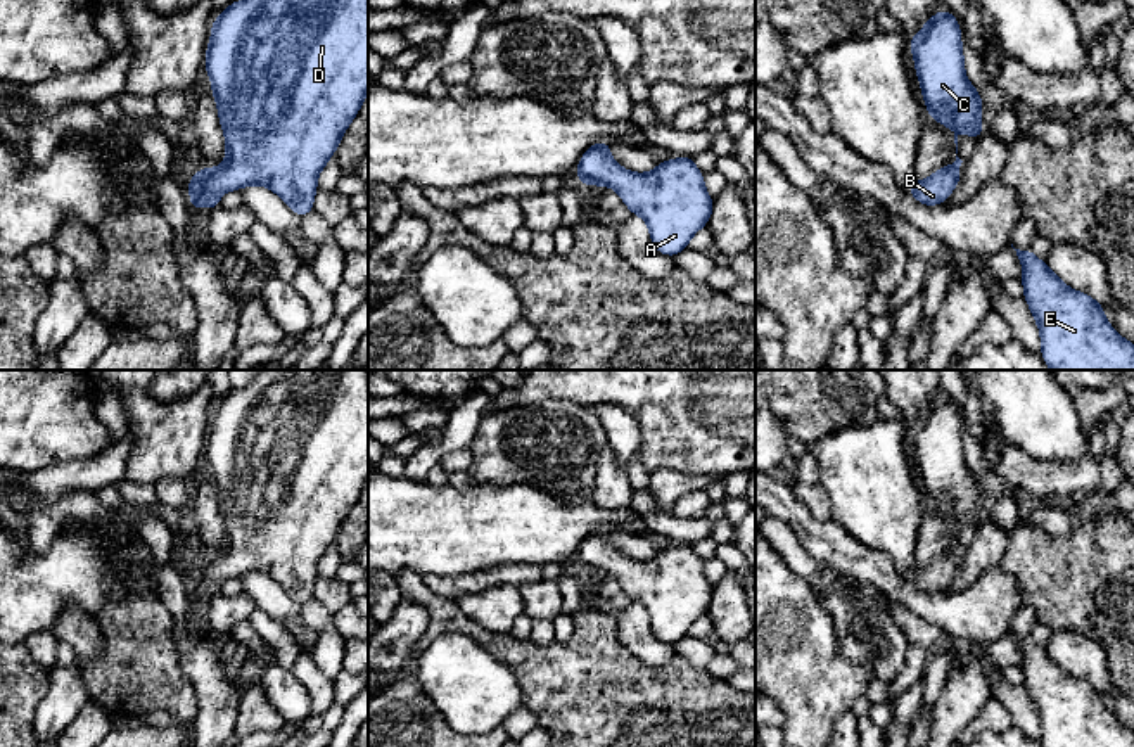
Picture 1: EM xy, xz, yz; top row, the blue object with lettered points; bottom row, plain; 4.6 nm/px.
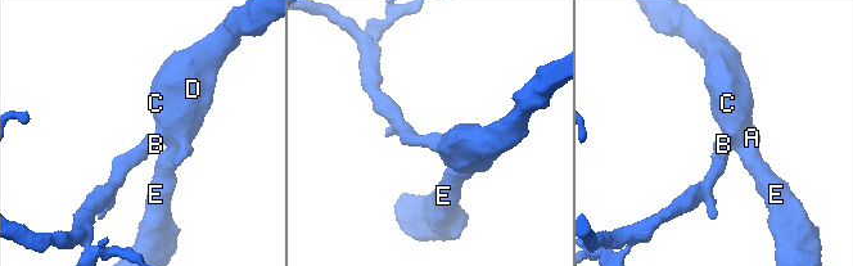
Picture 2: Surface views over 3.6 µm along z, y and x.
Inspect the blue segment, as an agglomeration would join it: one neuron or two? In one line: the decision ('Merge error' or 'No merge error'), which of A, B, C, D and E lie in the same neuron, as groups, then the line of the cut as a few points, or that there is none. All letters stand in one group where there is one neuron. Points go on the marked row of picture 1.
No merge error. Groups: A B C D E. No split

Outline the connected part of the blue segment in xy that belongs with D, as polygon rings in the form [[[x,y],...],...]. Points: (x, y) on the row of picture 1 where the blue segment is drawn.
[[[240,0],[213,22],[206,73],[218,104],[226,154],[220,168],[202,168],[187,183],[190,209],[220,204],[228,190],[271,188],[299,218],[315,211],[316,180],[368,93],[368,0]]]

